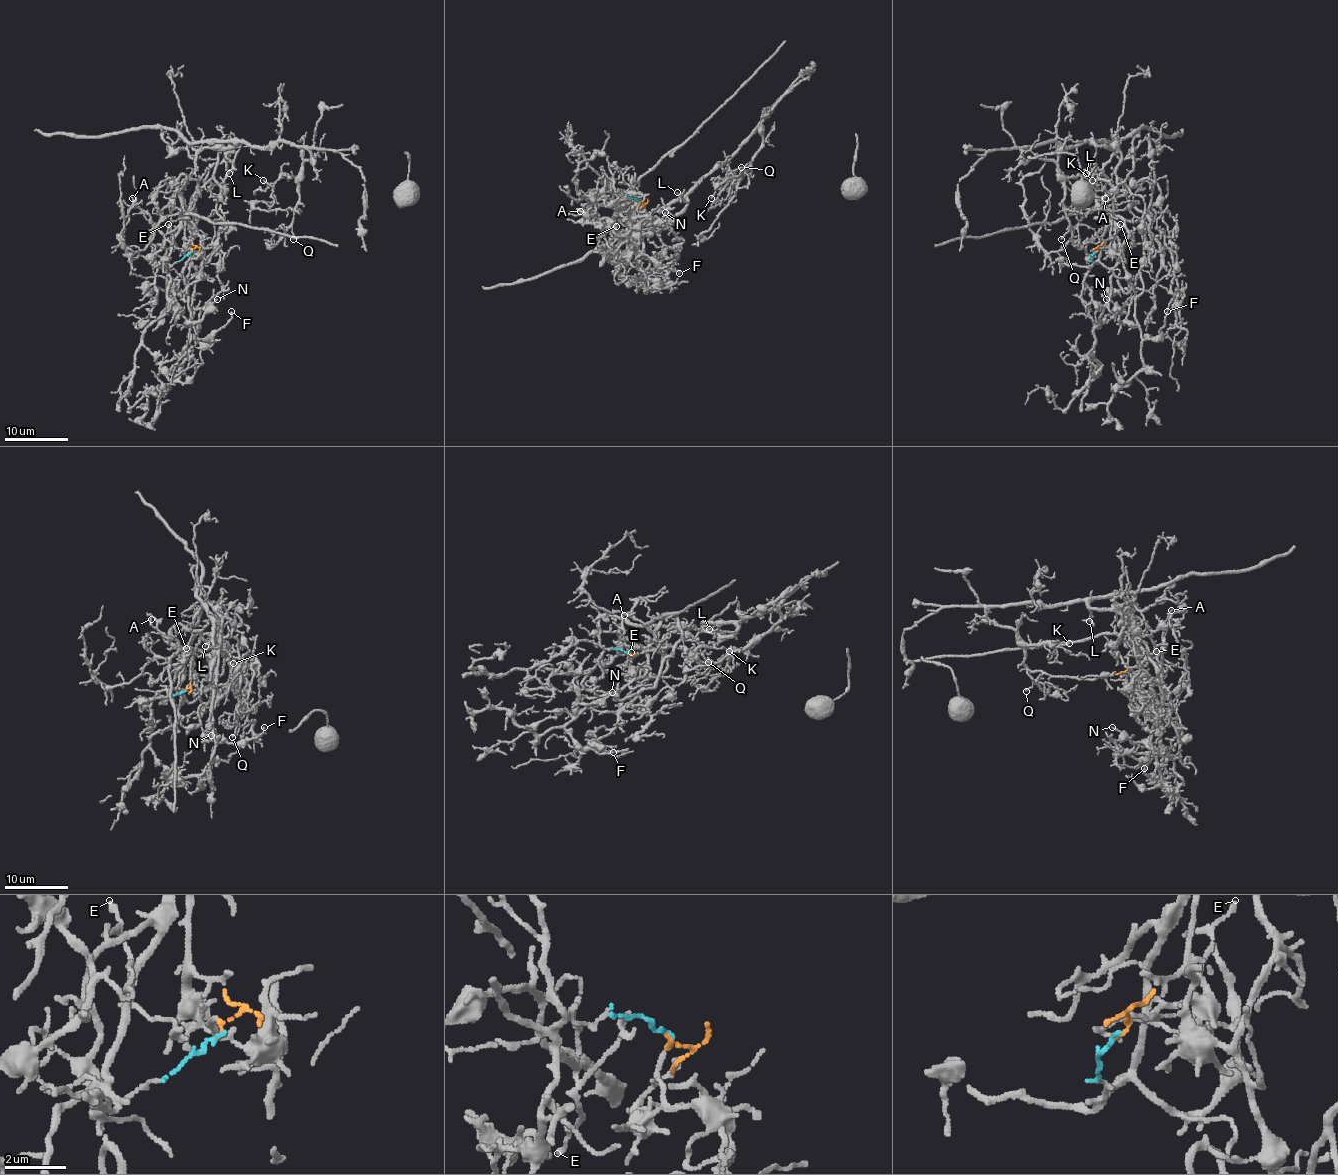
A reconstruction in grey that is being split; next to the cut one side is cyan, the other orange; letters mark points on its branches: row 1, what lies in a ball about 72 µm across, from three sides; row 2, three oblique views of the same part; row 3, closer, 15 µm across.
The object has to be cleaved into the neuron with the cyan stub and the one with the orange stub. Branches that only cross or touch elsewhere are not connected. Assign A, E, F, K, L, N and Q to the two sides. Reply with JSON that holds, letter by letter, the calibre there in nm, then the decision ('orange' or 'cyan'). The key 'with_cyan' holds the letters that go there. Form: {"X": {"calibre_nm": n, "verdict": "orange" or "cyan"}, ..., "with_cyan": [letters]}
{"A": {"calibre_nm": 110, "verdict": "cyan"}, "E": {"calibre_nm": 140, "verdict": "cyan"}, "F": {"calibre_nm": 150, "verdict": "cyan"}, "K": {"calibre_nm": 110, "verdict": "orange"}, "L": {"calibre_nm": 120, "verdict": "orange"}, "N": {"calibre_nm": 130, "verdict": "cyan"}, "Q": {"calibre_nm": 100, "verdict": "orange"}, "with_cyan": ["A", "E", "F", "N"]}

